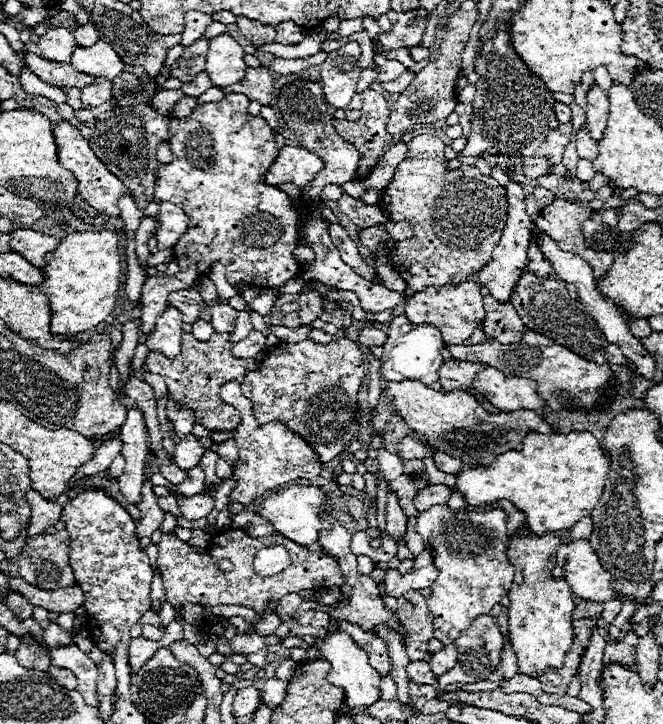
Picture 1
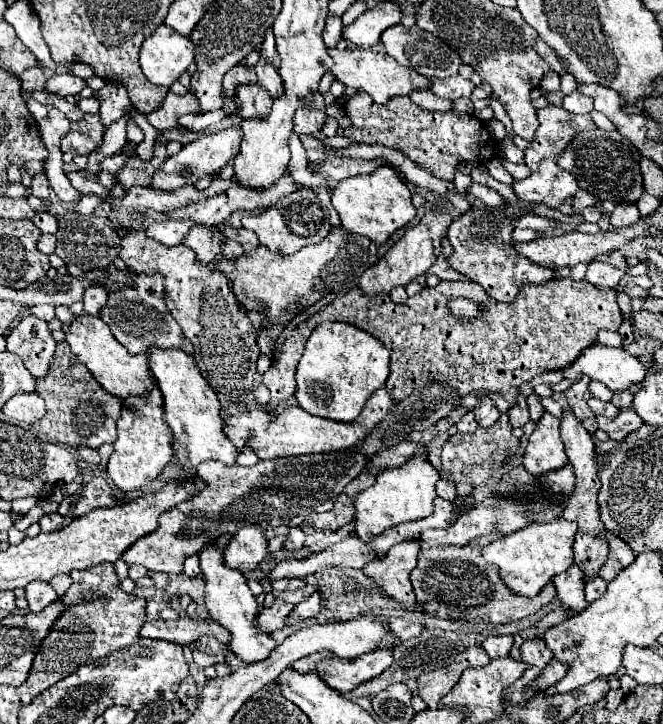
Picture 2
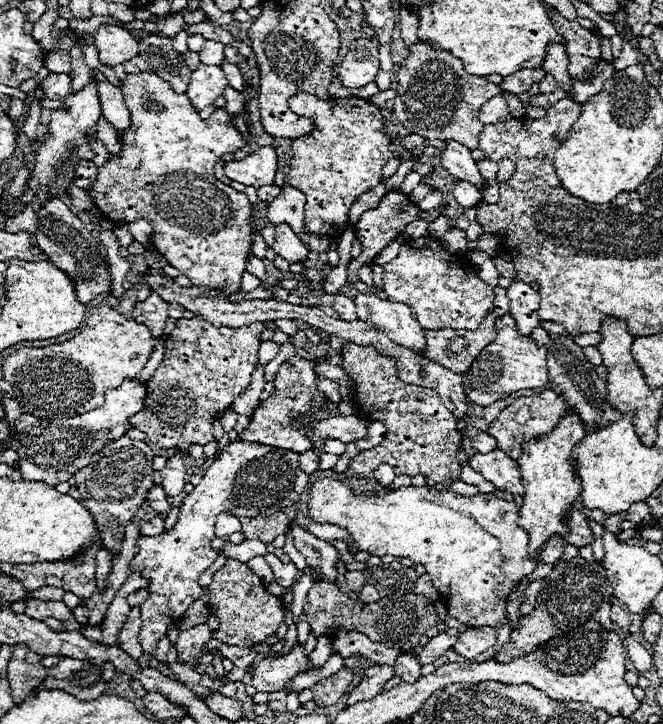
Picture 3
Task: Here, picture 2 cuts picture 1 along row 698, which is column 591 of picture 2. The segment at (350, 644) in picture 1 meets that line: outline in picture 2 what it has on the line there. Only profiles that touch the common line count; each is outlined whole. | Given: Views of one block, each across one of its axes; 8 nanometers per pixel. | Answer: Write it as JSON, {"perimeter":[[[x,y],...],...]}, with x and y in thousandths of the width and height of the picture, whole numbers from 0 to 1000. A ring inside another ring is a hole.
{"perimeter":[[[887,478],[866,503],[854,506],[851,522],[872,525],[875,517],[914,530],[923,541],[947,539],[953,530],[962,530],[974,519],[974,508],[962,494],[947,489],[941,481],[920,478]]]}

